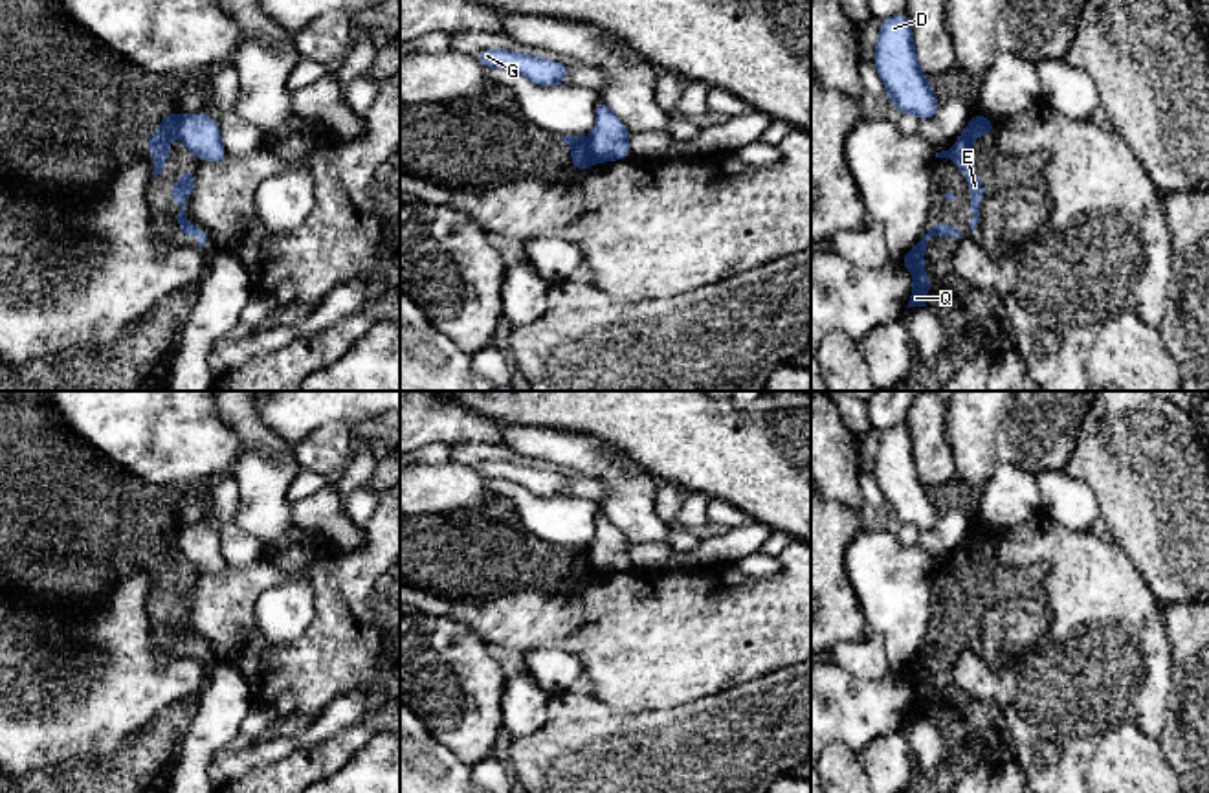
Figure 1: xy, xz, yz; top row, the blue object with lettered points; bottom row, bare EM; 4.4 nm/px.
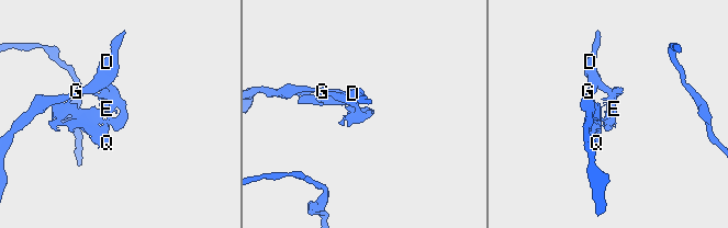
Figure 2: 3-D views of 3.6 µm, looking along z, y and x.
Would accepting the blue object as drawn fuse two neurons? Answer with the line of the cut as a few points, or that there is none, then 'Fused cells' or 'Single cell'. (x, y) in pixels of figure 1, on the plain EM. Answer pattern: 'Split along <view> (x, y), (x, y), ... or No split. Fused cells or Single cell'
Split along xz (584, 551), (593, 573). Fused cells

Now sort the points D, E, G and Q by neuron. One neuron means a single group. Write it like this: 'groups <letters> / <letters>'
groups D G / E Q

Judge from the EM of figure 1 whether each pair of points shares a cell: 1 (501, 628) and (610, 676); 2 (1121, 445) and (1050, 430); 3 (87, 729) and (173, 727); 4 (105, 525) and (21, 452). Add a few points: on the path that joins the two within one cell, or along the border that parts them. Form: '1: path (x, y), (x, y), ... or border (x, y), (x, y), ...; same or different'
1: path (529, 628), (551, 628), (584, 648); same
2: border (1088, 410), (1075, 448), (1061, 469); different
3: border (166, 703), (110, 757); different
4: path (85, 516), (41, 472); same

